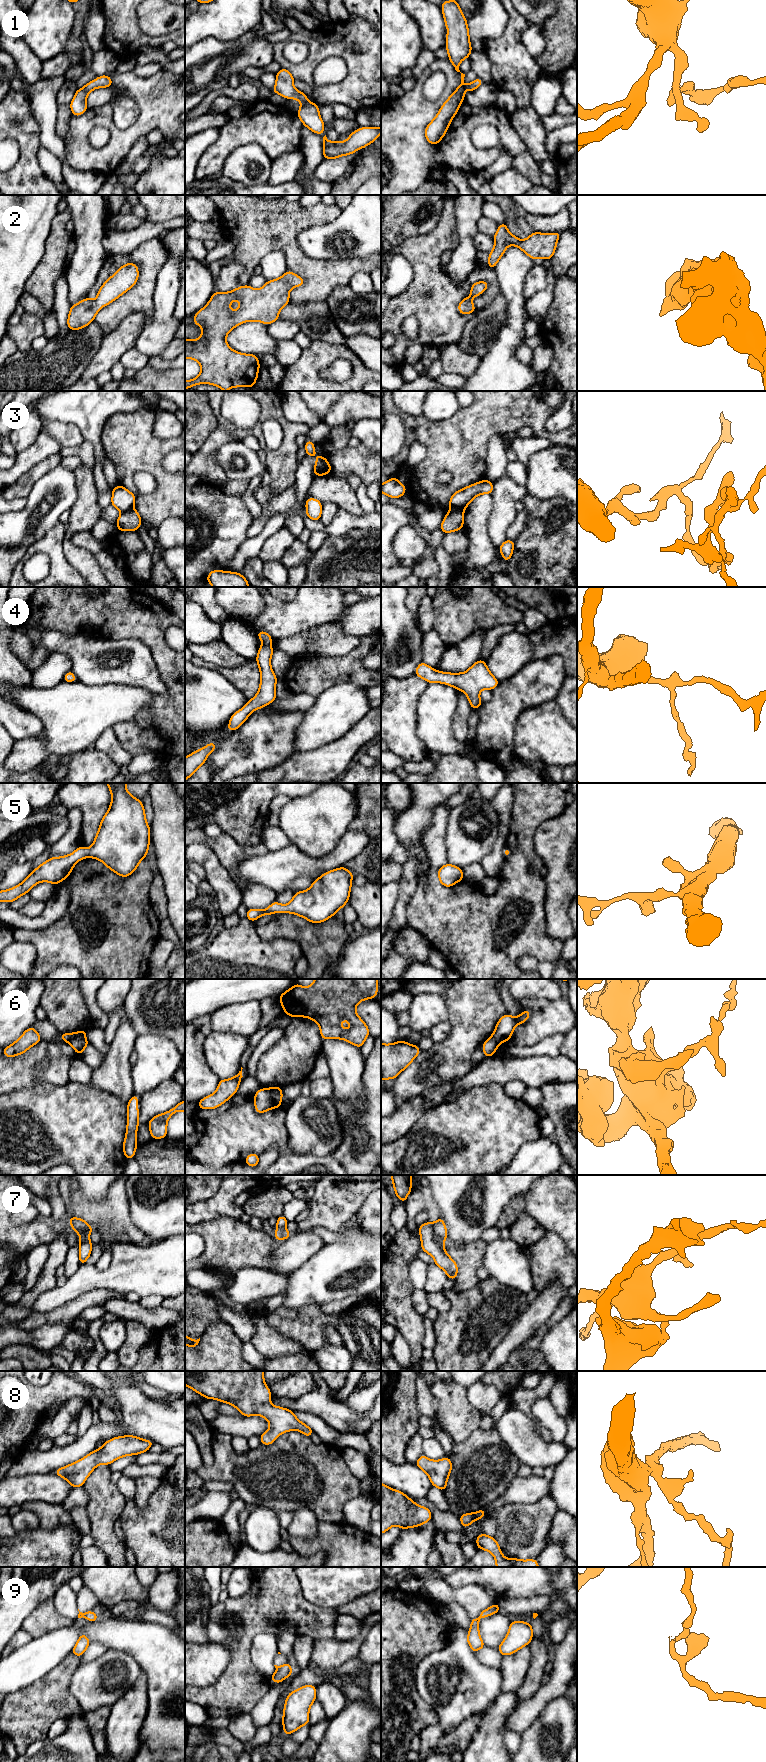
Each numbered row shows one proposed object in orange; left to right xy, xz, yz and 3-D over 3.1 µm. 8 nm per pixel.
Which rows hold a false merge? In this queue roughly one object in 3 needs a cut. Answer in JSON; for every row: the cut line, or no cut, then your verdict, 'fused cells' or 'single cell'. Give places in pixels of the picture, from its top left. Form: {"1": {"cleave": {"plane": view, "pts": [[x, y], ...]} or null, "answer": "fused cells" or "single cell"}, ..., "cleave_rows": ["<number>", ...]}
{"1": {"cleave": null, "answer": "single cell"}, "2": {"cleave": null, "answer": "single cell"}, "3": {"cleave": {"plane": "yz", "pts": [[450, 509], [460, 509], [462, 511]]}, "answer": "fused cells"}, "4": {"cleave": null, "answer": "single cell"}, "5": {"cleave": null, "answer": "single cell"}, "6": {"cleave": {"plane": "xy", "pts": [[84, 1036], [74, 1036], [68, 1042]]}, "answer": "fused cells"}, "7": {"cleave": {"plane": "yz", "pts": [[432, 1223], [432, 1234], [442, 1243]]}, "answer": "fused cells"}, "8": {"cleave": null, "answer": "single cell"}, "9": {"cleave": {"plane": "xy", "pts": [[84, 1613], [85, 1616]]}, "answer": "fused cells"}, "cleave_rows": ["3", "6", "7", "9"]}

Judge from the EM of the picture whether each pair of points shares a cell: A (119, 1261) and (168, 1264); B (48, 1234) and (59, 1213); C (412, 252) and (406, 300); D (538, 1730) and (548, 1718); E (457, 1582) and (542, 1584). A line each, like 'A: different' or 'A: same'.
A: same
B: different
C: same
D: same
E: same

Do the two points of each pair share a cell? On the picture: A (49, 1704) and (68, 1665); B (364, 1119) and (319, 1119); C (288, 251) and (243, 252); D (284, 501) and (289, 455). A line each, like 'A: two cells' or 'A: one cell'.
A: one cell
B: two cells
C: one cell
D: two cells

